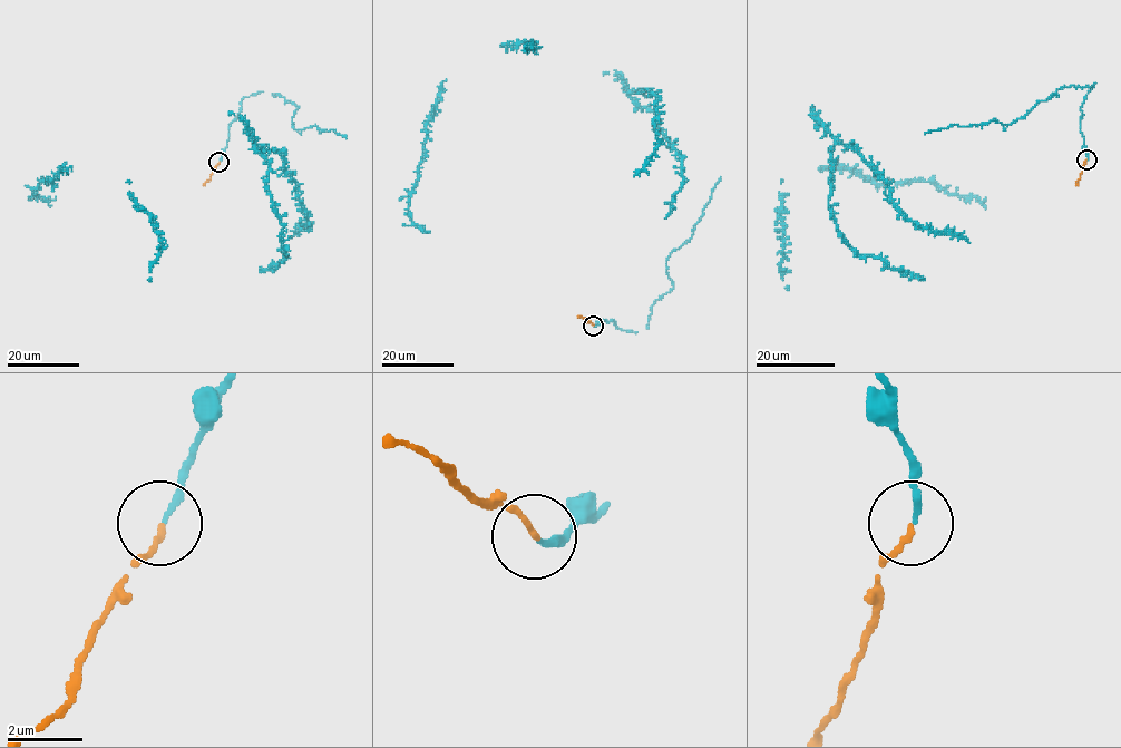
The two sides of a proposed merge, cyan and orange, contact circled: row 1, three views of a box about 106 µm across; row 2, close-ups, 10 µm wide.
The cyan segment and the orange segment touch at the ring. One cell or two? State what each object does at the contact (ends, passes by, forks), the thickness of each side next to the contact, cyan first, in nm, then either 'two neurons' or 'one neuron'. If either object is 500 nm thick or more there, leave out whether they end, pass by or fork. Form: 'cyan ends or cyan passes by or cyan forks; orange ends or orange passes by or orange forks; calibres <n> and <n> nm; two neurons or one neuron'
cyan ends; orange ends; calibres 160 and 130 nm; one neuron

